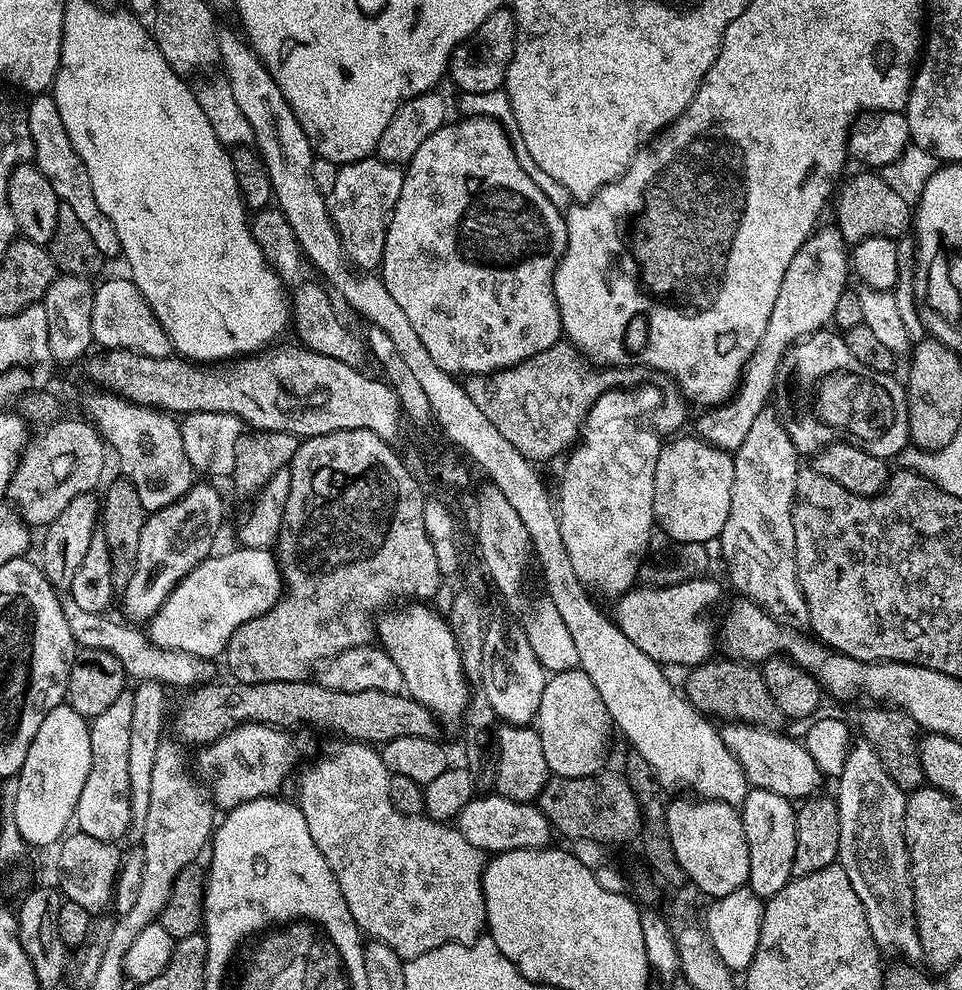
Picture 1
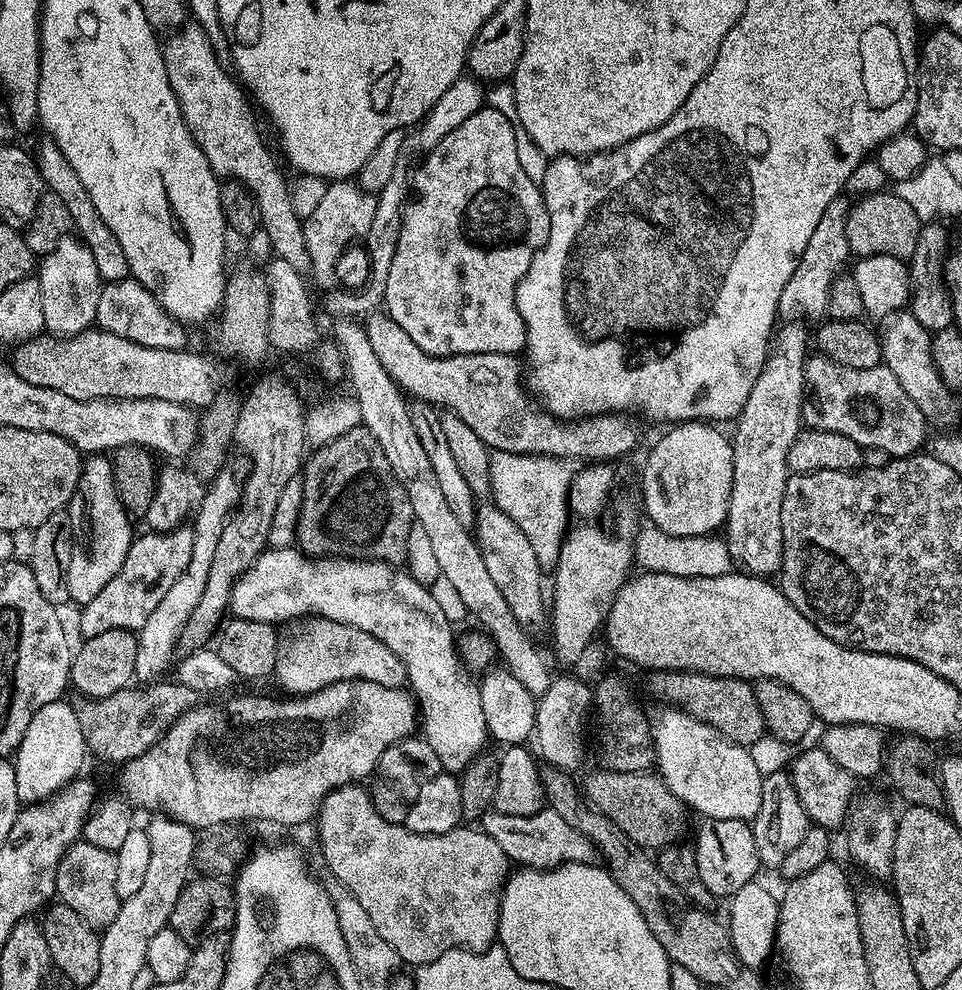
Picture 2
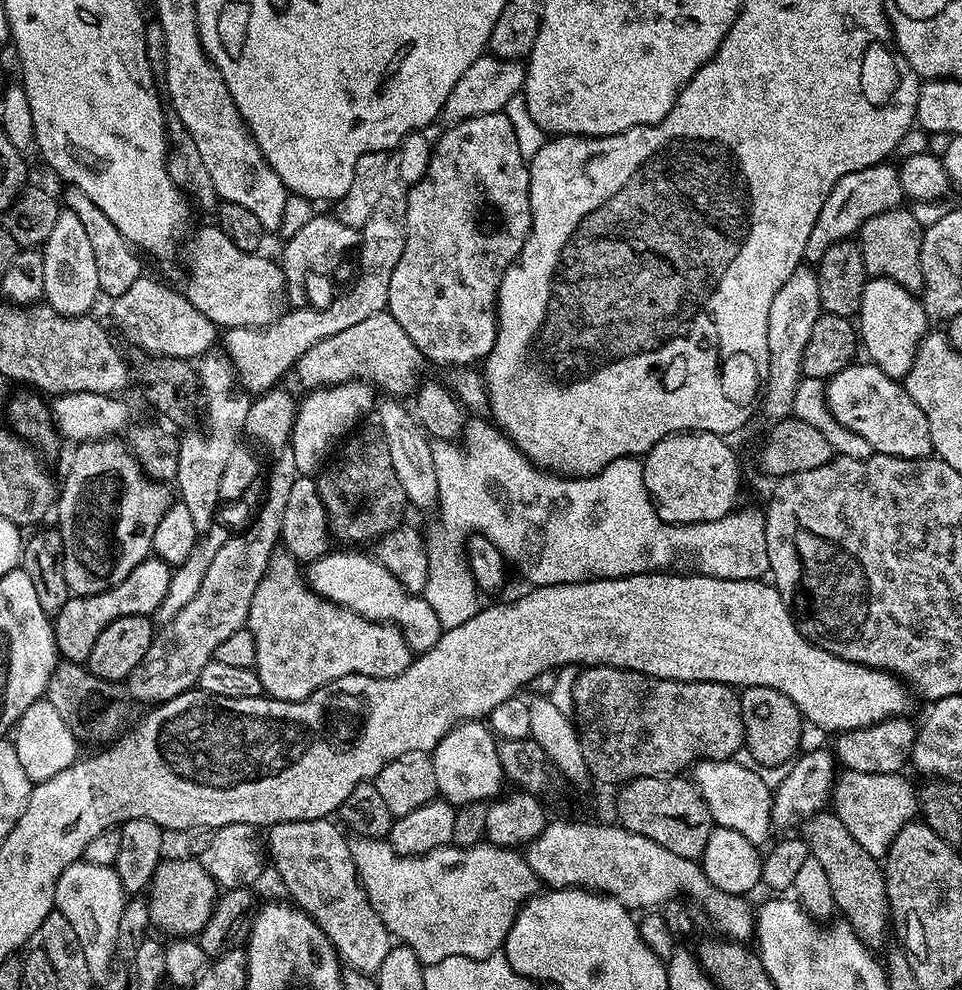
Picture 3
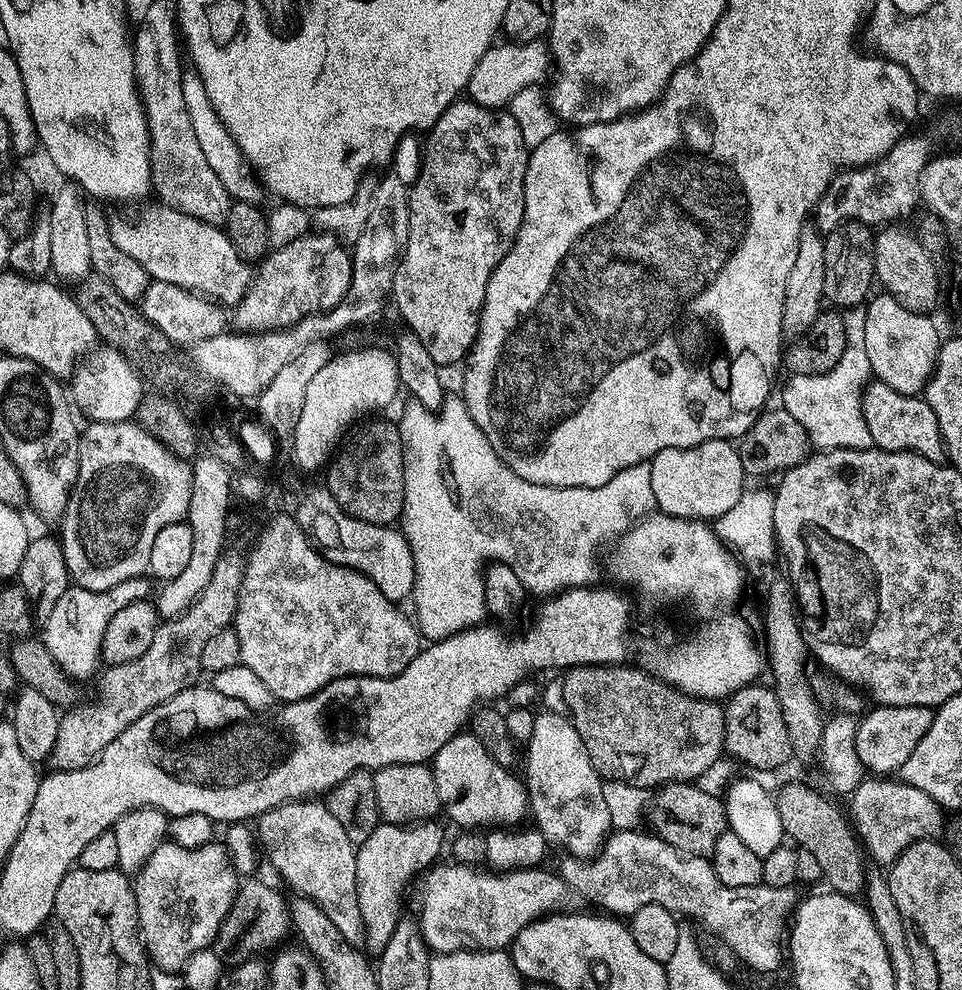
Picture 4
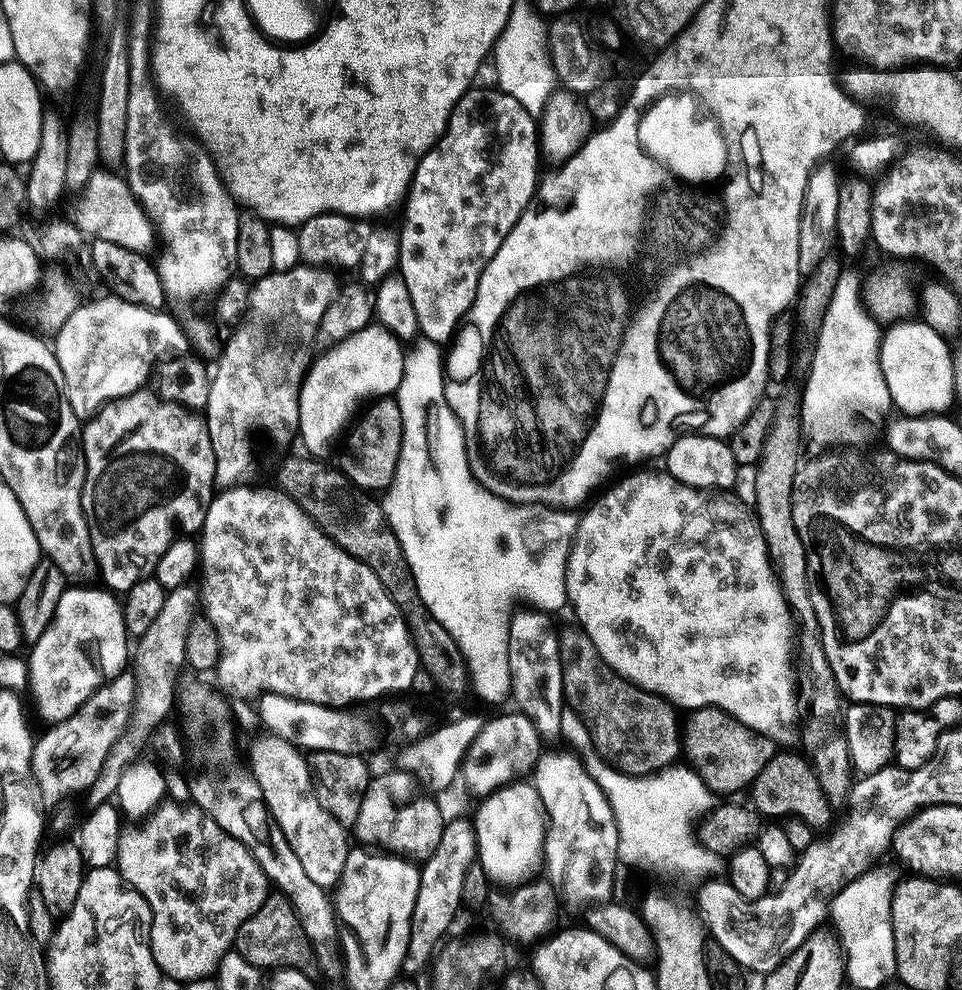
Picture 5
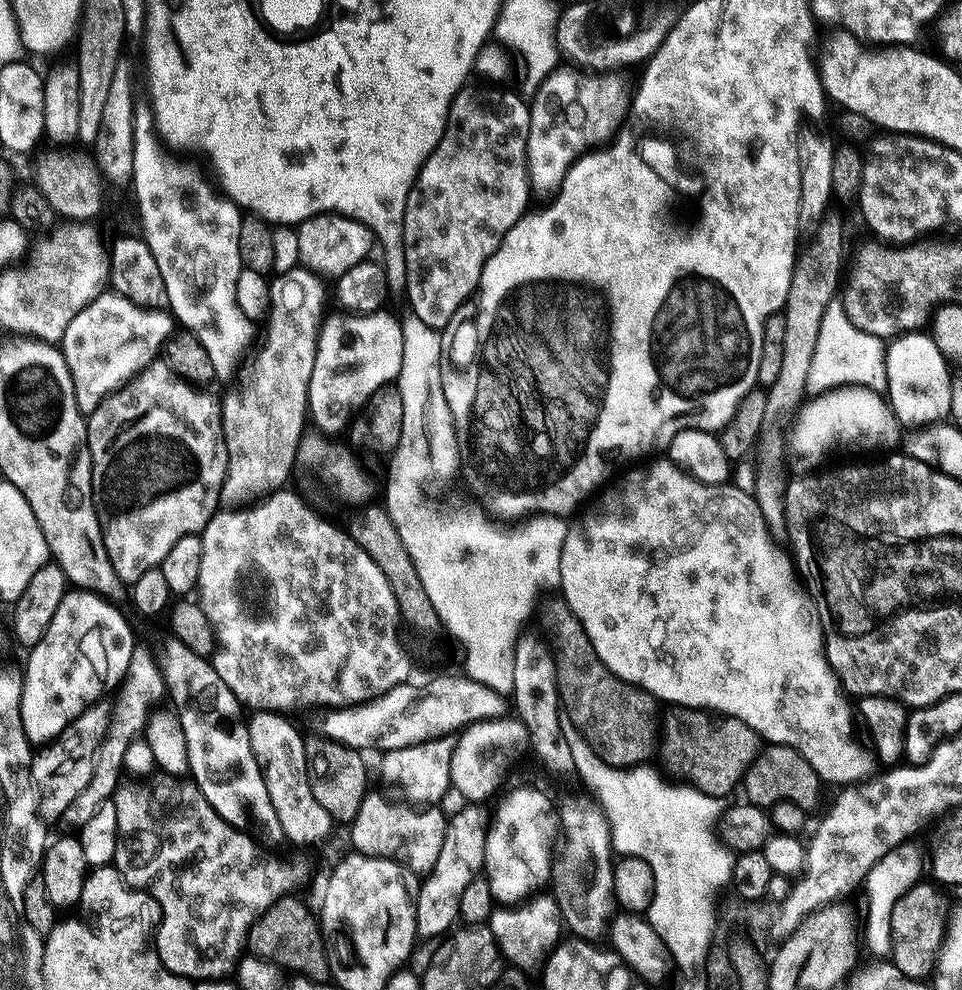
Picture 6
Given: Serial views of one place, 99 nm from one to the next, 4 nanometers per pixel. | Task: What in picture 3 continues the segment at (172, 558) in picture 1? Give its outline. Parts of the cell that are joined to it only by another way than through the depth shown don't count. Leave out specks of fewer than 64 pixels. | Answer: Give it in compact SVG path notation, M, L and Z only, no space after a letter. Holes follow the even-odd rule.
M155 558L142 561L122 582L118 582L113 588L107 588L105 592L99 592L93 596L72 596L62 606L60 612L54 616L54 648L65 660L77 662L87 661L90 650L94 650L94 642L98 642L98 634L111 620L117 620L123 616L151 617L156 608L162 602L162 598L168 593L170 578L173 569L166 562Z

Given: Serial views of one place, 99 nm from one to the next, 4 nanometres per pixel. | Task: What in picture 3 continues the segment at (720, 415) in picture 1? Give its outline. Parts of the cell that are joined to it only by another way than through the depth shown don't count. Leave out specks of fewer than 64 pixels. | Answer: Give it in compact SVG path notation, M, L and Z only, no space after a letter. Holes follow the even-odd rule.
M892 162L875 164L866 170L854 170L854 174L838 178L838 182L834 182L834 190L830 190L830 198L822 202L818 222L814 222L814 230L810 230L805 257L813 262L823 260L832 246L855 237L867 220L874 218L874 214L899 208L904 199L900 170L895 163L892 165Z

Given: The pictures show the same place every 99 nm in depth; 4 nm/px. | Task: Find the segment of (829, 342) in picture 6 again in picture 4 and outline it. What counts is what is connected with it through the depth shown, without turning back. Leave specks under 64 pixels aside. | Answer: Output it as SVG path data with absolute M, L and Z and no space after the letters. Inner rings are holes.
M853 307L844 316L842 326L847 332L847 344L846 350L837 355L838 362L835 361L822 375L791 375L780 400L781 407L802 424L809 443L819 451L836 448L868 449L874 446L863 406L864 389L872 378L872 367L865 346L864 308Z

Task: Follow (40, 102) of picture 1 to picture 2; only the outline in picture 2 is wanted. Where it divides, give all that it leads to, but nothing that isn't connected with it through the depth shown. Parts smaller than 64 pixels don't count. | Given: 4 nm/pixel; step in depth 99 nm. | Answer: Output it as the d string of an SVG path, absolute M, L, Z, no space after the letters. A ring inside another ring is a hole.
M44 138L44 141L34 148L34 159L40 176L44 180L45 189L58 194L58 198L62 198L66 210L70 210L75 235L83 241L94 256L100 279L110 284L129 279L128 263L126 254L122 251L122 245L118 243L118 238L114 238L114 230L110 230L110 226L106 226L106 222L102 222L102 214L98 214L98 210L94 210L94 202L90 202L90 194L86 194L86 186L82 186L82 178L78 178L74 166L70 166L70 162L66 162L66 154L62 154L62 150L58 150L58 146L51 138Z

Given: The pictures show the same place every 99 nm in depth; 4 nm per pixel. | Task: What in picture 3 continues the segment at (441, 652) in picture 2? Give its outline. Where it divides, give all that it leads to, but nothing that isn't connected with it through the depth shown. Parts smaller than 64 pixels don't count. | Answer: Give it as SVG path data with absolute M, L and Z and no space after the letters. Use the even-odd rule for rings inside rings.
M330 550L326 555L311 561L306 568L306 583L318 595L333 600L344 608L365 616L368 620L378 620L382 624L394 624L406 638L413 653L425 652L434 642L440 640L441 627L438 614L430 610L423 595L406 591L398 580L376 561L373 555L360 552L336 552ZM487 723L457 724L430 754L434 762L437 793L453 806L497 799L506 784L502 766L499 765L497 743L497 737Z

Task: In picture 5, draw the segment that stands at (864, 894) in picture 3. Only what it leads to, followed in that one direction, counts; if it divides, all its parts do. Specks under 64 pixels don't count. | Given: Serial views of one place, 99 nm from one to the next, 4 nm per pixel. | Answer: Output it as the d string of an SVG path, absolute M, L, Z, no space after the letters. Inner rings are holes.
M792 750L777 751L770 762L766 762L766 766L762 766L762 770L752 781L750 793L752 792L753 802L751 801L751 803L754 805L755 811L761 817L795 818L813 830L824 827L827 829L833 823L834 809L829 804L826 794L816 778L816 772L813 771L811 763L803 755L795 756L794 753L788 751Z

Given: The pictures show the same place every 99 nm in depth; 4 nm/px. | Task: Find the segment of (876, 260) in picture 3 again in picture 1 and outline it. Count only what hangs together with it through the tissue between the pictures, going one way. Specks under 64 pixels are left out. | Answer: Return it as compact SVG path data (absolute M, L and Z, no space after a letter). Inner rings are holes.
M860 170L857 176L845 179L834 196L836 220L834 227L840 231L844 243L851 246L868 236L900 238L913 227L914 212L909 201L903 200L895 190L886 186L883 175L876 170Z

